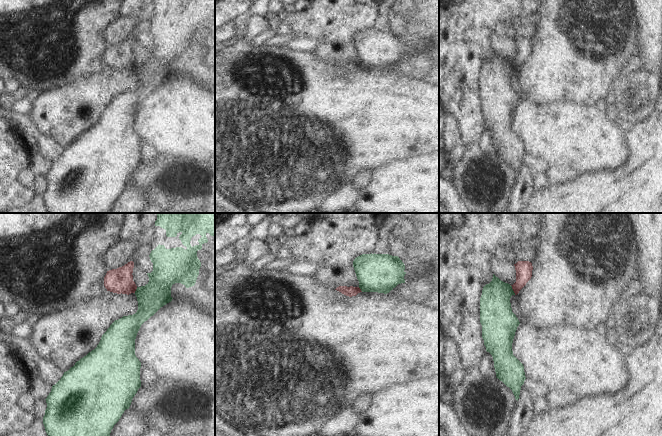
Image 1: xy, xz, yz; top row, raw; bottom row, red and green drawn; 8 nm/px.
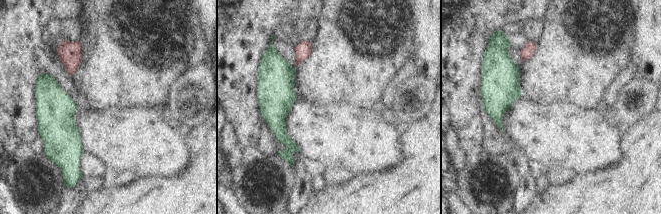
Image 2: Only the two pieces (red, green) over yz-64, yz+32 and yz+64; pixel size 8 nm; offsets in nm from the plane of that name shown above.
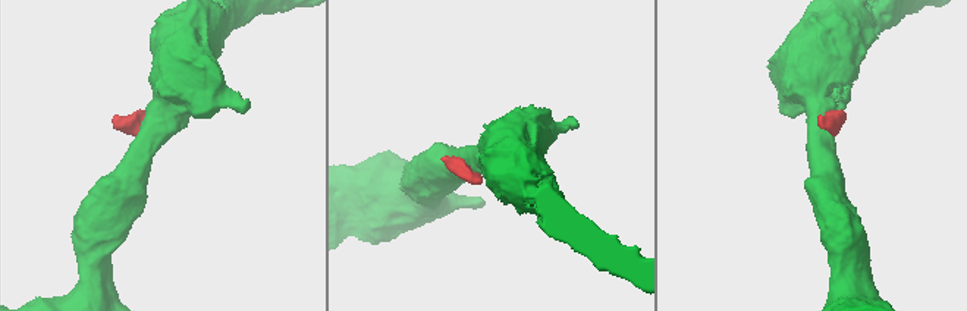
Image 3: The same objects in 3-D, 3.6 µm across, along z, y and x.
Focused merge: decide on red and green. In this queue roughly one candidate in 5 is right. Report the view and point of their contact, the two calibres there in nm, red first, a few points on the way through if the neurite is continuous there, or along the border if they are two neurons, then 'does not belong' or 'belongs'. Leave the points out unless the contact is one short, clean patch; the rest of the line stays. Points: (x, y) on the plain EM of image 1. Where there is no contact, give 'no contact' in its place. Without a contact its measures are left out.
yz (513, 66) | 130/260 nm | along yz (510, 61), (515, 70) | does not belong

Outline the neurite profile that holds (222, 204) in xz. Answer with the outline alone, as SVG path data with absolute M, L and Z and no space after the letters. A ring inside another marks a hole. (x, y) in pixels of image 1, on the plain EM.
M215 188L215 213L252 213L220 194Z

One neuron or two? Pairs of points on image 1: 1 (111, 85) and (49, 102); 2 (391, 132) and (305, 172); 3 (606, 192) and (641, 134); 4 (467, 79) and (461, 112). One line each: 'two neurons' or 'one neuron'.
1: one neuron
2: one neuron
3: one neuron
4: one neuron

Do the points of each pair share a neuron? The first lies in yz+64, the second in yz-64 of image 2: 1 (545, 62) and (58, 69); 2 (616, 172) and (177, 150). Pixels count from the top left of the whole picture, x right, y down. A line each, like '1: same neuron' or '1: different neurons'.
1: different neurons
2: different neurons

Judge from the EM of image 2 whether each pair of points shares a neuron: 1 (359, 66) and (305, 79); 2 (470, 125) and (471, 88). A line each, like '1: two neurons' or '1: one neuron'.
1: one neuron
2: one neuron

